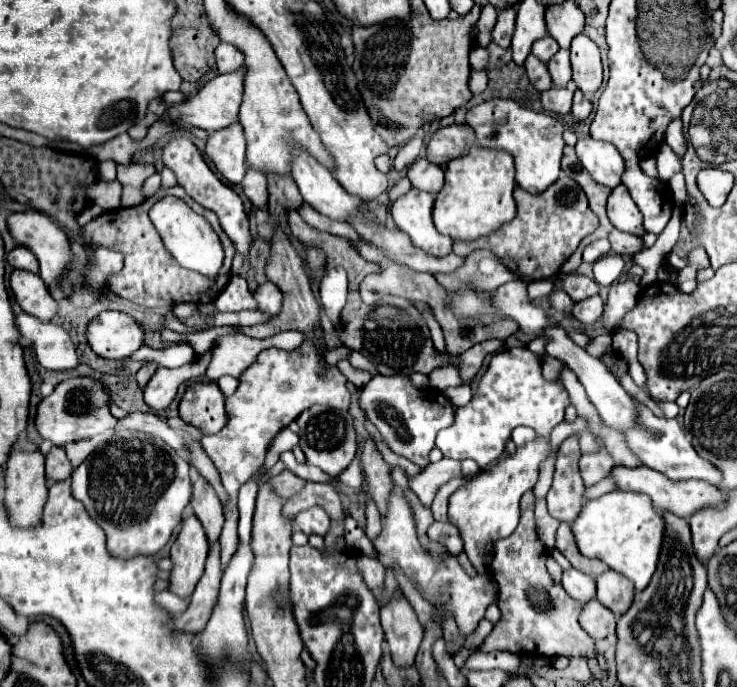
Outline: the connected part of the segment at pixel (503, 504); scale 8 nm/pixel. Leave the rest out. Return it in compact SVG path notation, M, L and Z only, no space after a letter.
M536 438L534 442L528 442L526 446L518 448L516 454L500 460L492 470L472 478L466 486L462 486L450 496L448 522L458 528L460 538L464 542L464 552L468 554L468 560L472 562L478 574L490 572L490 562L492 562L490 554L494 550L492 546L496 544L496 540L508 538L516 530L520 518L518 502L524 492L534 488L538 480L538 466L548 456L548 452L550 452L548 438Z

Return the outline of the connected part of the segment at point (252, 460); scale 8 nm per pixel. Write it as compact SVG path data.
M300 346L292 352L280 348L262 350L258 354L258 360L240 376L236 392L230 398L226 398L228 422L224 430L202 438L202 448L218 468L222 484L230 494L230 502L224 508L226 524L220 536L220 556L224 568L228 566L232 552L236 552L238 548L238 488L264 464L266 450L274 436L314 404L338 410L348 410L350 406L350 392L346 388L346 378L340 374L340 370L328 366L324 370L324 378L318 376L318 370L318 354L312 346Z

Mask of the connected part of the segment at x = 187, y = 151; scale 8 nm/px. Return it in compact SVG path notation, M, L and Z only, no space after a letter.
M180 136L180 138L172 138L166 146L164 146L164 152L162 152L162 160L164 164L178 176L178 184L188 192L188 196L192 196L198 204L202 204L204 208L210 208L218 214L220 218L220 224L222 224L222 230L228 234L228 238L232 242L236 242L236 248L238 252L244 256L248 254L250 250L250 242L254 240L254 236L250 234L250 224L248 224L248 216L244 212L244 206L242 206L242 200L240 196L230 188L226 186L224 182L220 182L216 178L216 174L208 168L208 164L204 162L204 158L200 156L198 148L192 144L192 140Z

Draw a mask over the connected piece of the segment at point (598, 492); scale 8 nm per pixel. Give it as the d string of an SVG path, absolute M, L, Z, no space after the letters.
M608 474L606 478L602 478L594 488L588 488L586 490L586 498L596 498L596 496L602 496L602 494L606 494L606 492L614 492L616 490L616 482L612 480L612 476Z

